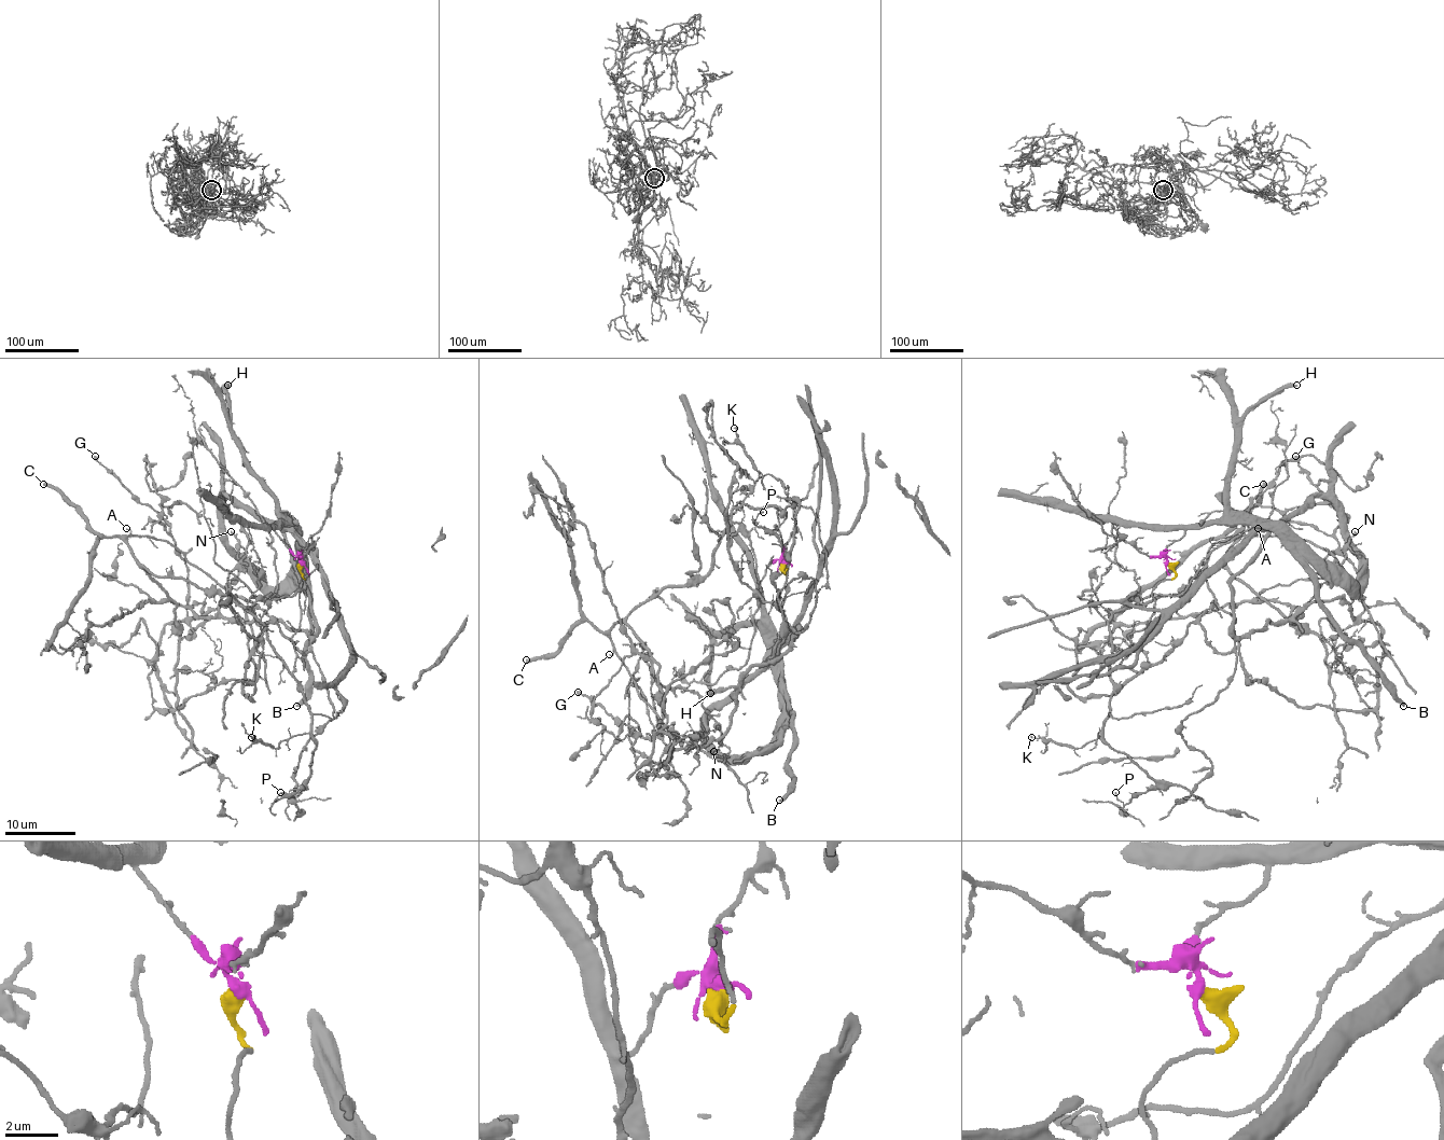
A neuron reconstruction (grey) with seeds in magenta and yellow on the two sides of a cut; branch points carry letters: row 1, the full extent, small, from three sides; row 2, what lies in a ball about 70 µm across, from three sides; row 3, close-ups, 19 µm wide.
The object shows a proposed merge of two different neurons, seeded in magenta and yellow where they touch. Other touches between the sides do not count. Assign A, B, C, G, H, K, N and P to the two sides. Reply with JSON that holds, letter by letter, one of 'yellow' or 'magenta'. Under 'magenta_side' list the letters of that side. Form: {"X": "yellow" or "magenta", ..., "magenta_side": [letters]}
{"A": "yellow", "B": "magenta", "C": "yellow", "G": "magenta", "H": "magenta", "K": "yellow", "N": "magenta", "P": "yellow", "magenta_side": ["B", "G", "H", "N"]}

